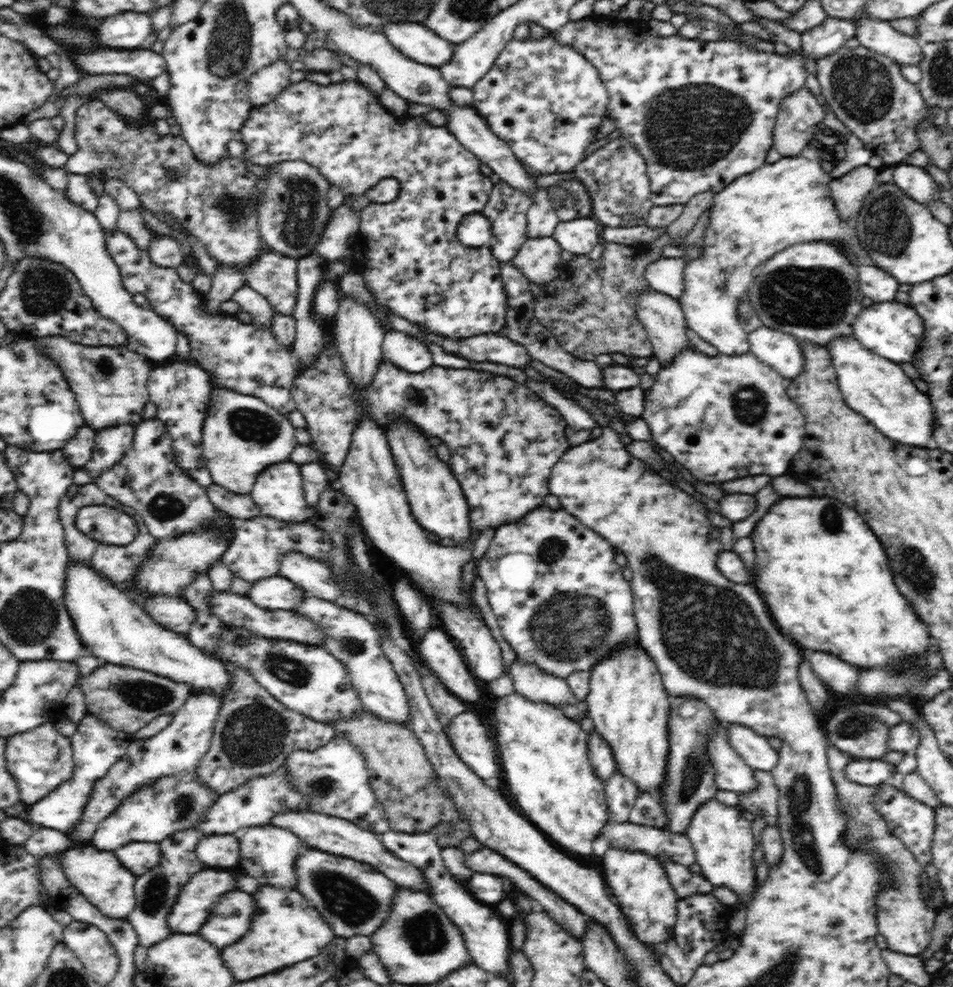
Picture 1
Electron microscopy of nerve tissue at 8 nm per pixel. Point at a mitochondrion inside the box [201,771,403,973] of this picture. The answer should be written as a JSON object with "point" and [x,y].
{"point":[344,897]}

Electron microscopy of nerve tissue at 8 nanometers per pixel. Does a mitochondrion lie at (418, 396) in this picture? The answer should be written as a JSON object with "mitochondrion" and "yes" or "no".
{"mitochondrion":"yes"}

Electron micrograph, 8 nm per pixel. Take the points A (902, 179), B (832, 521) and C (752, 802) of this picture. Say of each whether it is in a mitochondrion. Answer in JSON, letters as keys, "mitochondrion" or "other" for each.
{"A":"other","B":"mitochondrion","C":"other"}

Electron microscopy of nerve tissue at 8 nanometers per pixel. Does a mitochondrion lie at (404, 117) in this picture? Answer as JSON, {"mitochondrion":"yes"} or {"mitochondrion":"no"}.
{"mitochondrion":"no"}

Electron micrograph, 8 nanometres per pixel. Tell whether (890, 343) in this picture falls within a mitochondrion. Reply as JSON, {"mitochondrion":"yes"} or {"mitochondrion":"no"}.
{"mitochondrion":"no"}

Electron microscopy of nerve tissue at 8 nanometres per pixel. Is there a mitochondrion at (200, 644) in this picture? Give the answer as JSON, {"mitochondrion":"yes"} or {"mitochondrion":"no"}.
{"mitochondrion":"no"}

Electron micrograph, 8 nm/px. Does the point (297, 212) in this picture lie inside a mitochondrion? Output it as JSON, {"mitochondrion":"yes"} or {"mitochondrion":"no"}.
{"mitochondrion":"yes"}

